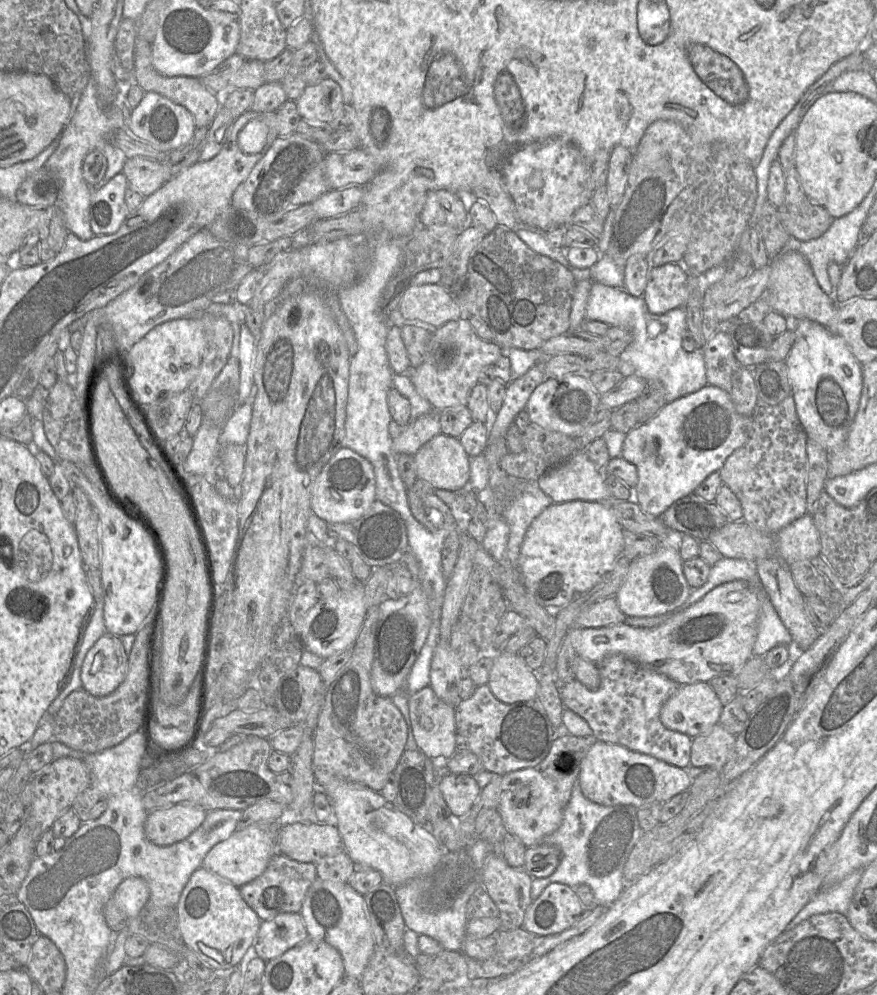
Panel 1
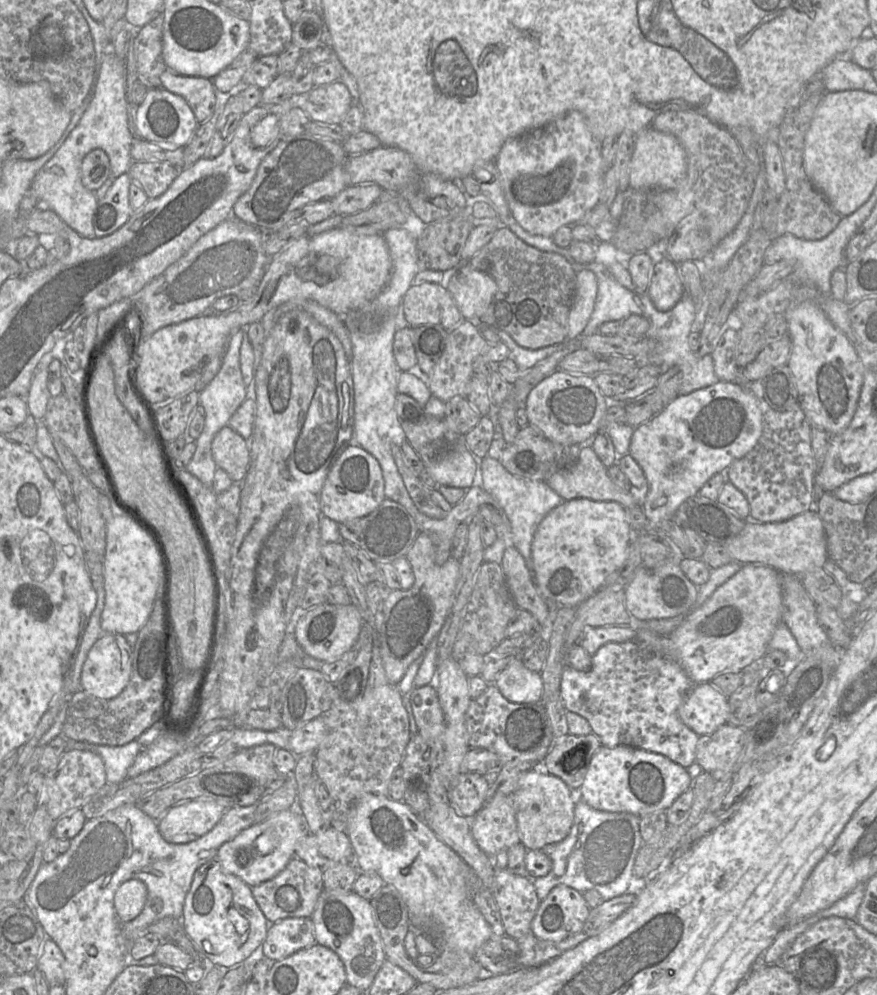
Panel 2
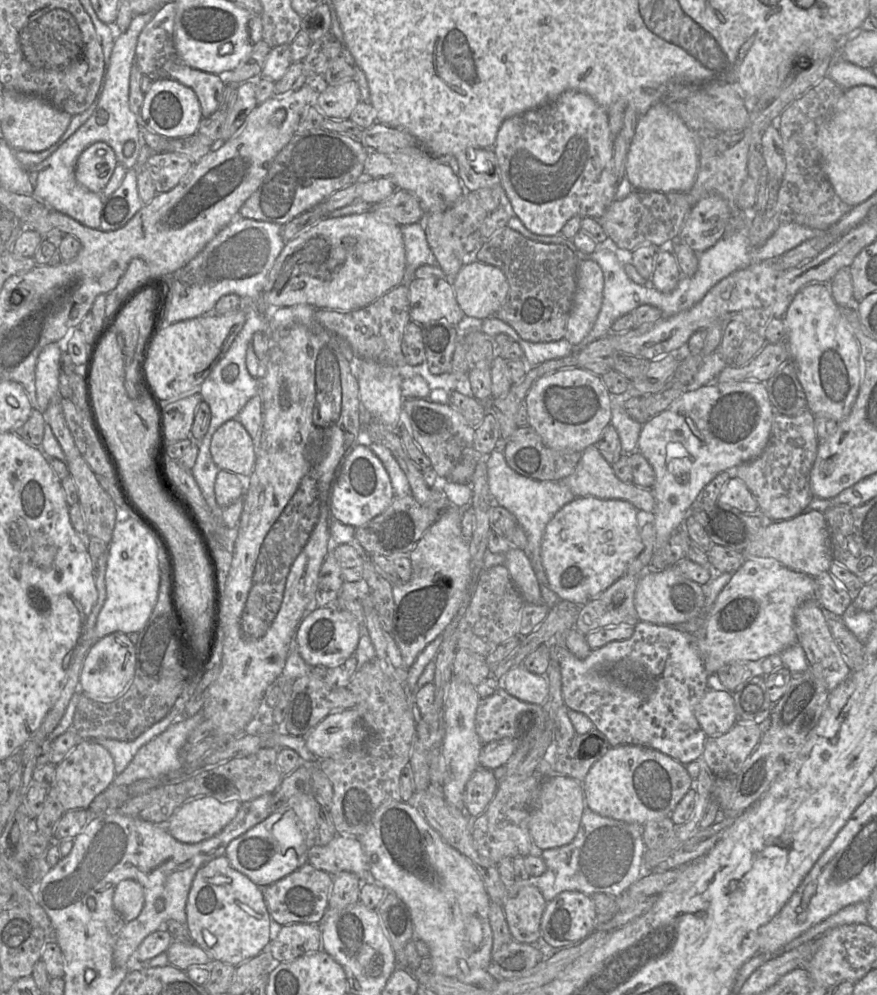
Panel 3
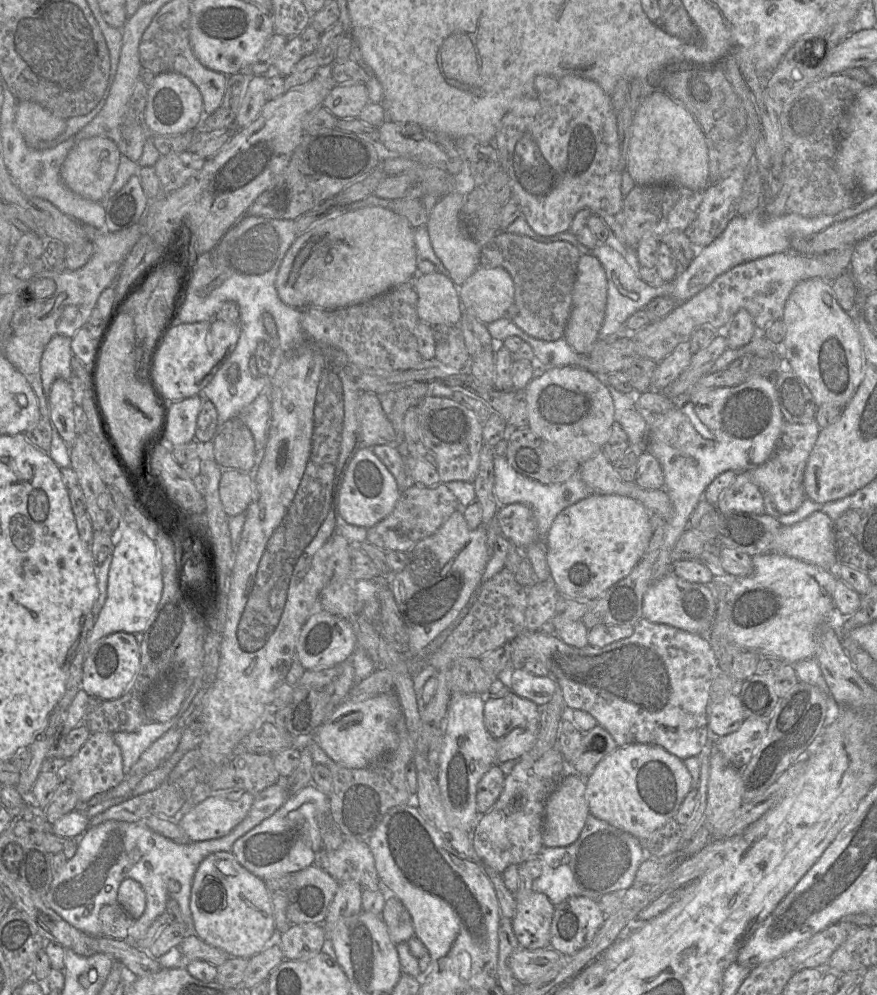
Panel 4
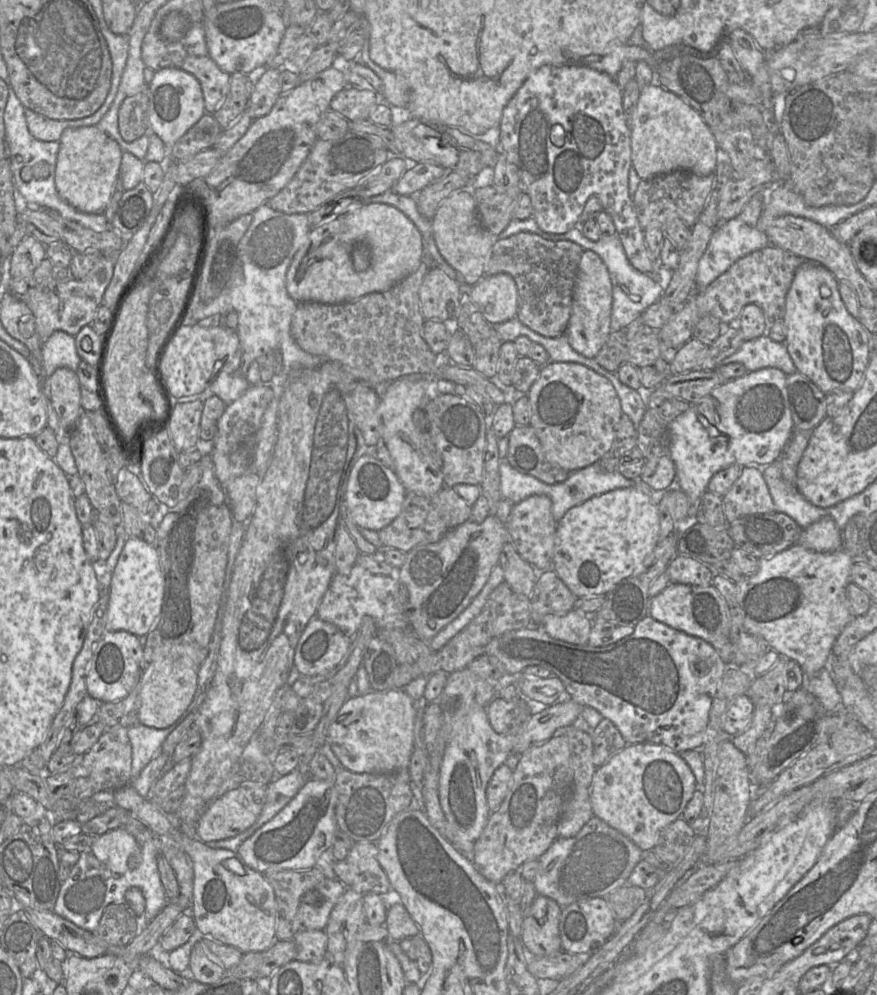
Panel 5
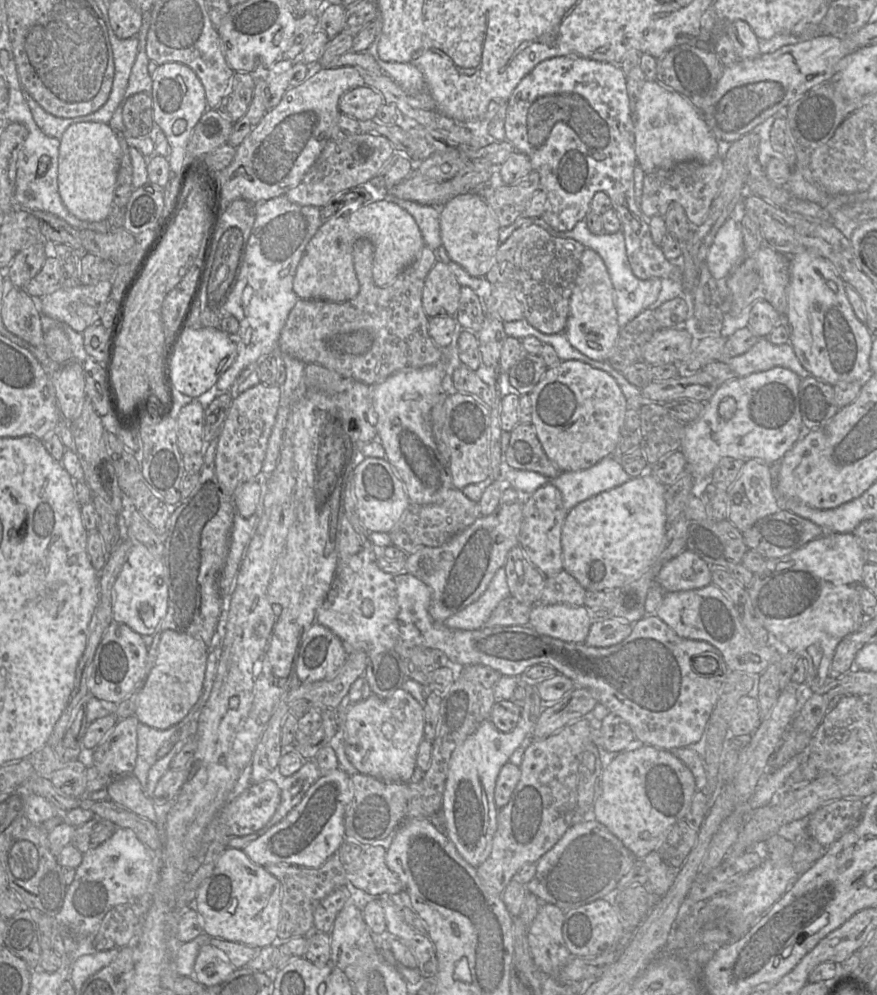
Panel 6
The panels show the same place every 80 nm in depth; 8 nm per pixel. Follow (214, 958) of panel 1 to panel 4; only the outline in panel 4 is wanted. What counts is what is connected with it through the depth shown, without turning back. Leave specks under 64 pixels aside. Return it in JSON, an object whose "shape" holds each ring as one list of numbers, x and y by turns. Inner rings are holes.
{"shape":[[231,851,212,853,201,861,193,878,191,895,190,895,190,909,193,917,195,934,204,942,224,950,230,955,230,957,240,957,240,958,253,957,254,955,260,953,267,947,267,942,271,939,271,937,274,935,276,931,272,900,265,881,257,877,256,875,252,874,246,868,244,868,236,860,235,856]]}

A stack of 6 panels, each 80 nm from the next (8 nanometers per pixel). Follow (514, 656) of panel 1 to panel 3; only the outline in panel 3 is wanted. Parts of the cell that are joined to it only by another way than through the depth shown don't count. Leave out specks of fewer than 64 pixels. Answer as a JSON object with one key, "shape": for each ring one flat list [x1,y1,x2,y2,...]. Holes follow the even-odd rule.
{"shape":[[522,665,505,674,501,687,521,701,540,706,546,701,549,691,548,680,544,675,529,672]]}

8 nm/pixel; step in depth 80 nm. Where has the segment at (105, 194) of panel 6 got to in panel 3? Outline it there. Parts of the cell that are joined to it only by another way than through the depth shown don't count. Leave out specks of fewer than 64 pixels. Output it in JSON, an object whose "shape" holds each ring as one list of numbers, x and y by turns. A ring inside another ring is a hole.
{"shape":[[96,142,78,157,75,177,84,188,100,193,109,182,116,166,117,158,113,149,104,142]]}

